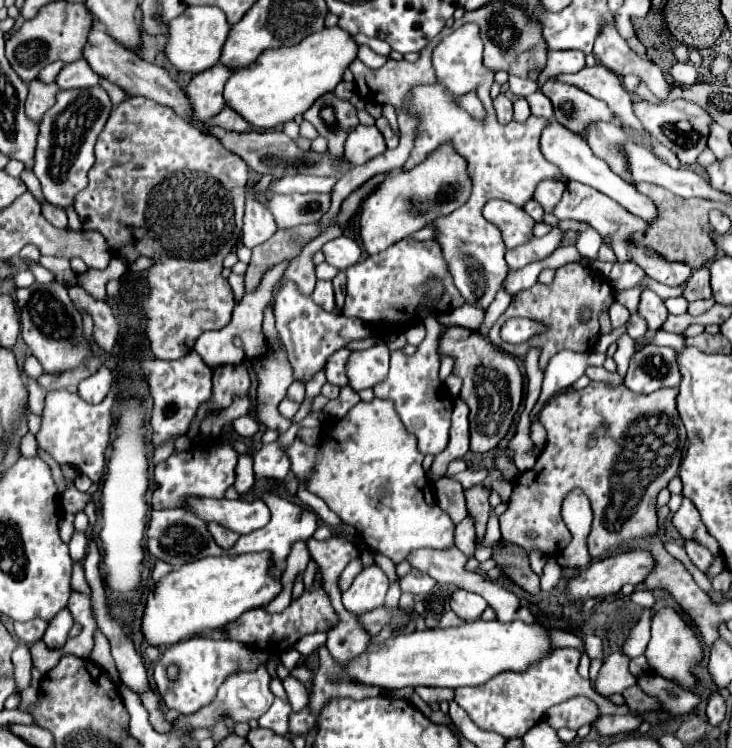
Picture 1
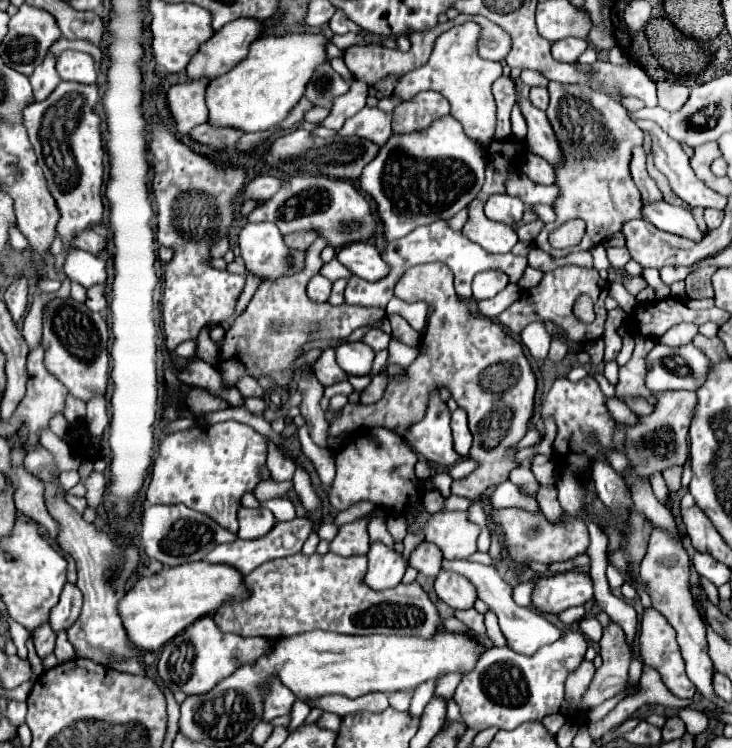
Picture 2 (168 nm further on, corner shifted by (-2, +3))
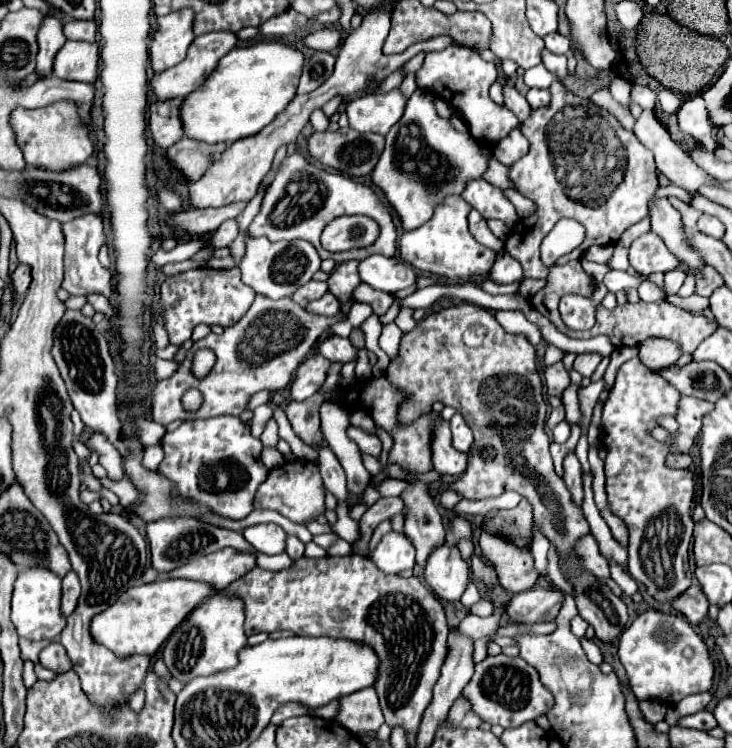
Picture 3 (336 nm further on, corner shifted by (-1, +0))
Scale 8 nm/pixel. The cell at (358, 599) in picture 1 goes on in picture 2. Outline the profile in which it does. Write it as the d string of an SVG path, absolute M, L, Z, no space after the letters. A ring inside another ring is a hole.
M376 542L370 546L368 572L362 582L372 590L388 590L400 584L404 570L406 570L406 564L402 556L396 554L392 548Z

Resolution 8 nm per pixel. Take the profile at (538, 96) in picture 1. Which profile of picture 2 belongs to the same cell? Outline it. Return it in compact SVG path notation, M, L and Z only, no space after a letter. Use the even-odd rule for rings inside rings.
M532 88L530 90L530 102L540 108L546 110L548 108L548 90L546 88Z

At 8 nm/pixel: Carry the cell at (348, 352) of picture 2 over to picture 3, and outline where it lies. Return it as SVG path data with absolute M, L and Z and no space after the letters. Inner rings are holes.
M331 335L325 337L319 345L317 345L317 353L323 355L329 361L337 361L337 363L349 363L351 359L357 357L355 353L357 349L351 345L349 339L343 339L339 335Z

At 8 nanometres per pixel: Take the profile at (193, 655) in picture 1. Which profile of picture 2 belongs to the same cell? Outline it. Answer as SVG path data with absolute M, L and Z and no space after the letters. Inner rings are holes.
M204 616L164 644L162 654L158 658L158 676L166 688L172 692L184 692L186 696L206 694L218 682L234 674L242 664L256 662L262 656L268 656L272 646L266 638L242 638L236 634L222 634L212 616Z

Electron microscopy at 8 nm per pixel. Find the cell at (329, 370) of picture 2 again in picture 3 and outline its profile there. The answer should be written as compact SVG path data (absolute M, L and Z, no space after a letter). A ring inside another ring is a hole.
M311 353L295 371L295 377L289 385L291 401L303 401L319 391L319 387L325 381L325 373L329 369L331 361L325 361L319 353Z

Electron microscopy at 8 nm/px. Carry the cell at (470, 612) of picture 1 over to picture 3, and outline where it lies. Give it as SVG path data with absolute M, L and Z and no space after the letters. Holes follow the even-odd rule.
M437 545L425 563L425 581L443 601L459 601L469 583L469 563L461 557L457 545Z

